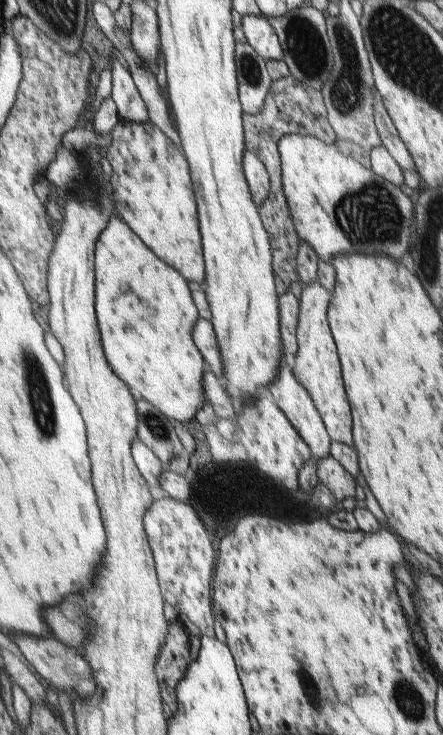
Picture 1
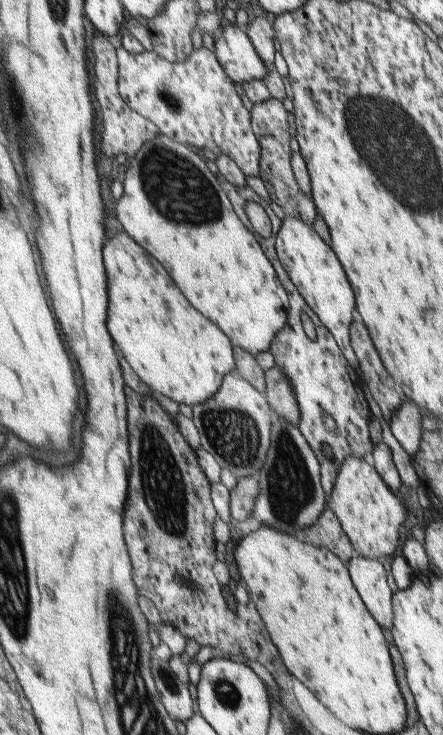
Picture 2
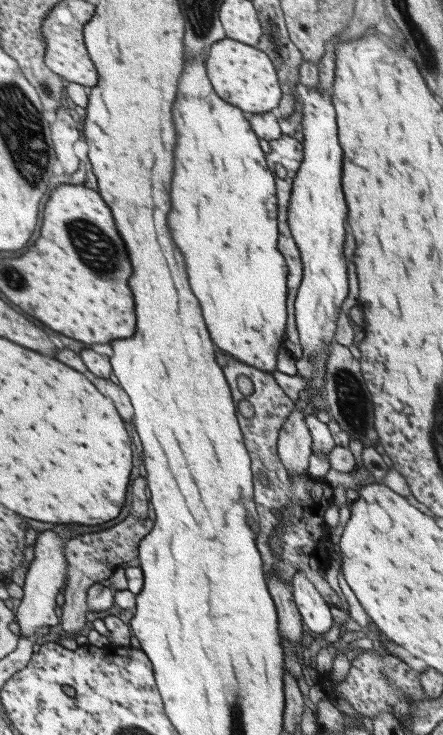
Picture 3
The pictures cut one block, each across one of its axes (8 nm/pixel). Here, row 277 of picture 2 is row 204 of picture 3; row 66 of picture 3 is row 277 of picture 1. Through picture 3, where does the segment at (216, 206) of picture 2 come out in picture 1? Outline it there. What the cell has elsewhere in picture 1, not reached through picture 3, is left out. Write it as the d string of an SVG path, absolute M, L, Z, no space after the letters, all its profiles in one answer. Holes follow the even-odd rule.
M120 120L111 133L107 146L107 159L113 173L111 184L115 191L115 206L118 214L168 265L179 270L188 281L206 282L206 257L199 220L198 200L190 162L184 150L177 146L168 134L151 121L144 123Z

